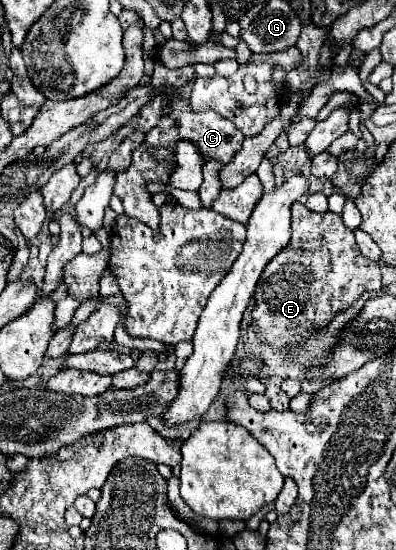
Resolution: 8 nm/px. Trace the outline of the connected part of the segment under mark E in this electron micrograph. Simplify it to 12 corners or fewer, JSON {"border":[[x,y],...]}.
{"border":[[292,205],[256,285],[254,329],[284,349],[380,291],[342,217]]}

